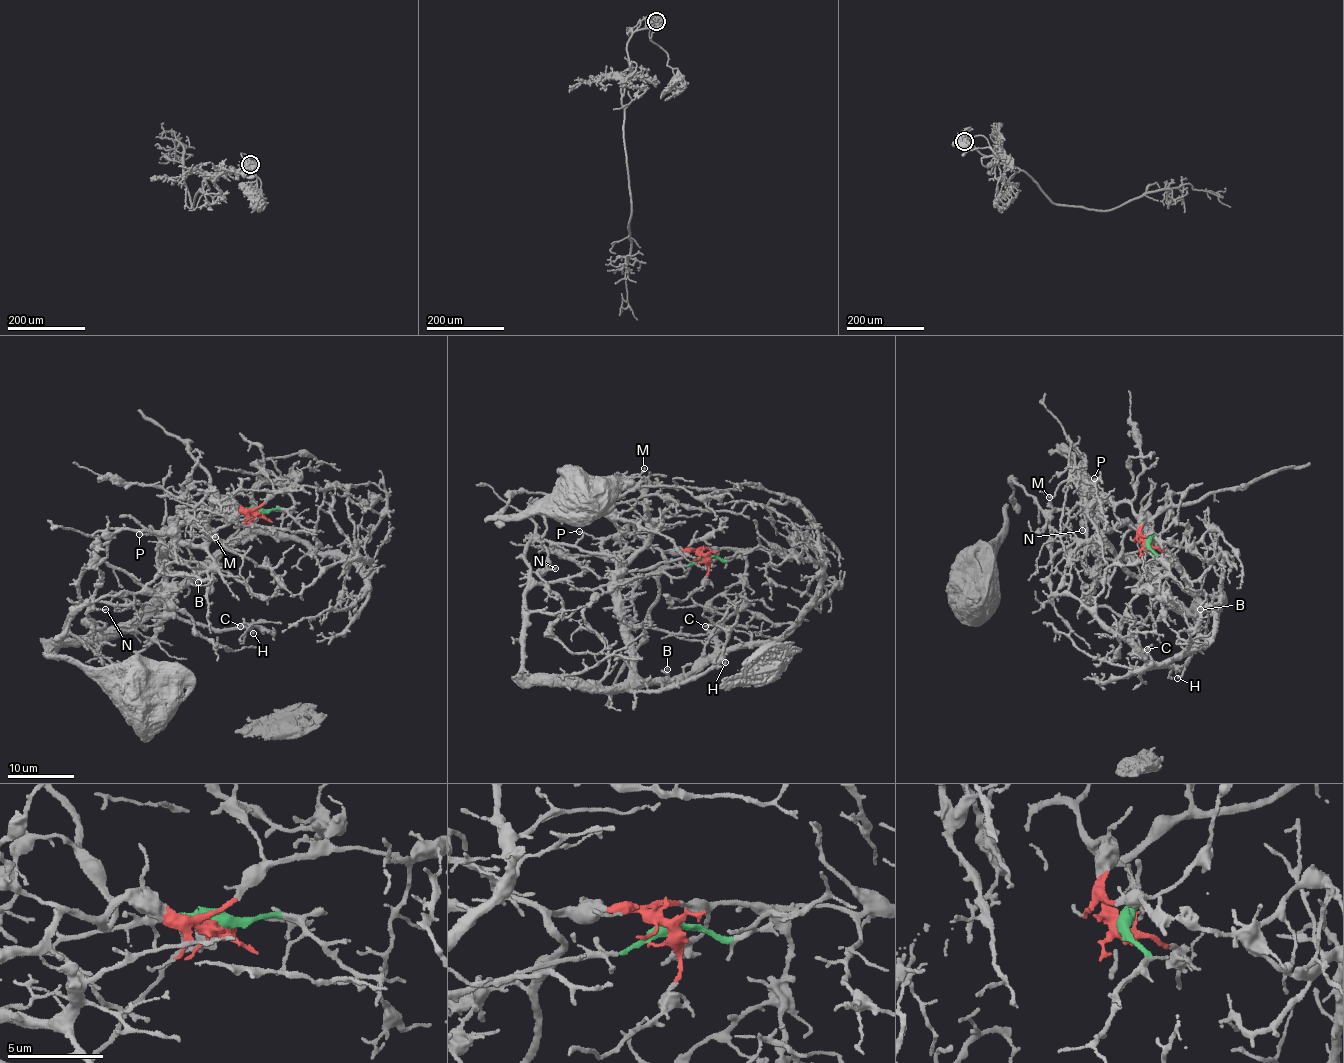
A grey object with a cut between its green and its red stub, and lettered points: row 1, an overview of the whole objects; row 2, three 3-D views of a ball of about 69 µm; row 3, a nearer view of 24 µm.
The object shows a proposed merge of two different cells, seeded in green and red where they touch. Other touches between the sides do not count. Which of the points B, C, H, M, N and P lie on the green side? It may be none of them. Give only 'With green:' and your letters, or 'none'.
With green: B, C, H

